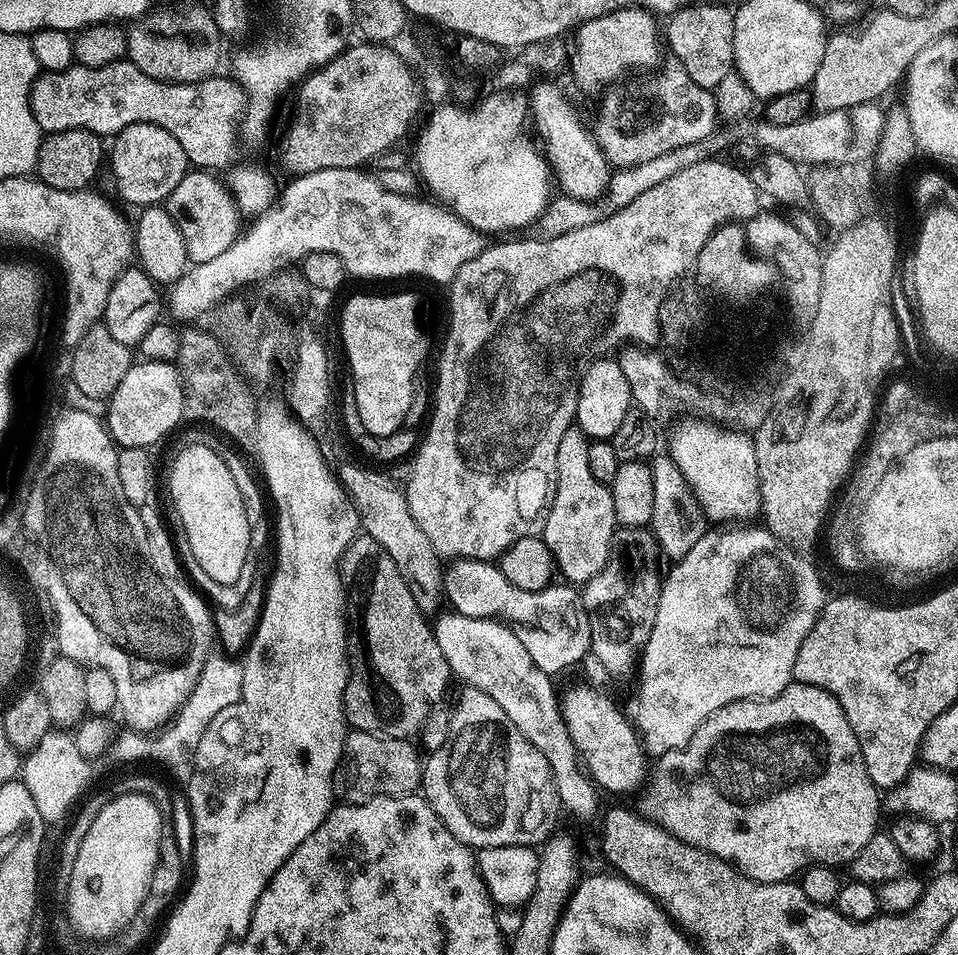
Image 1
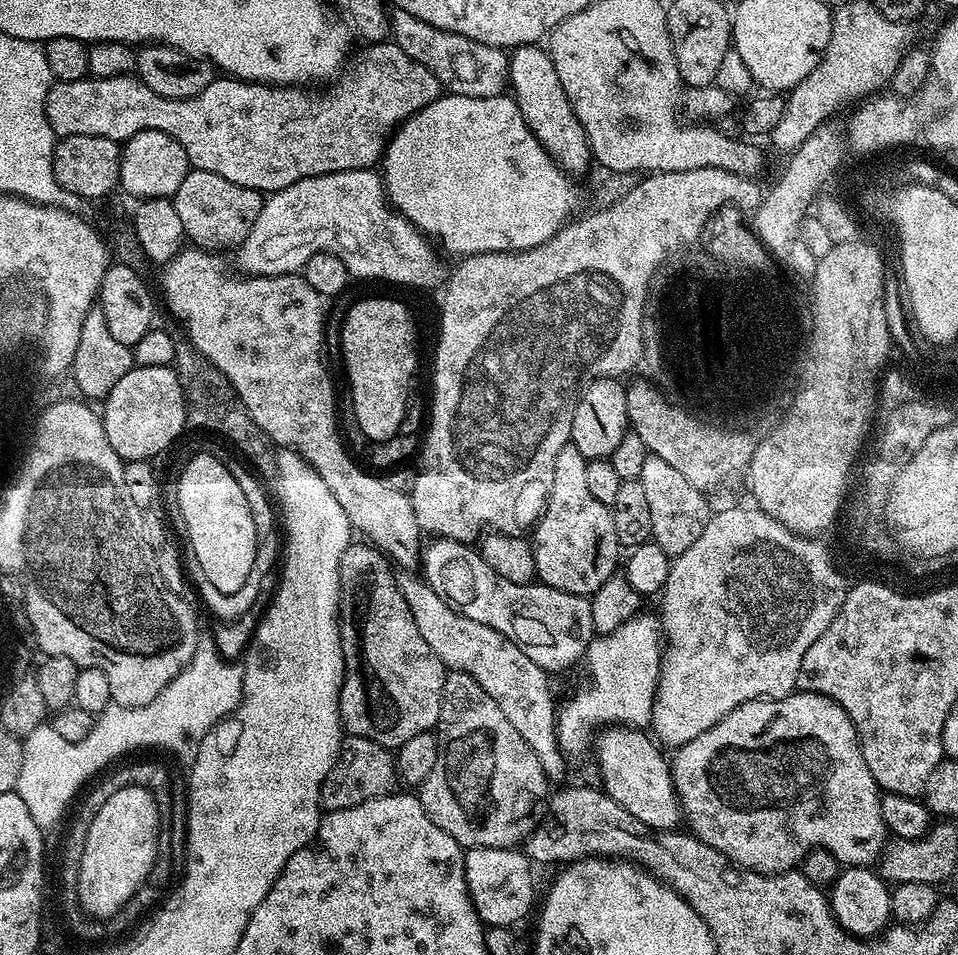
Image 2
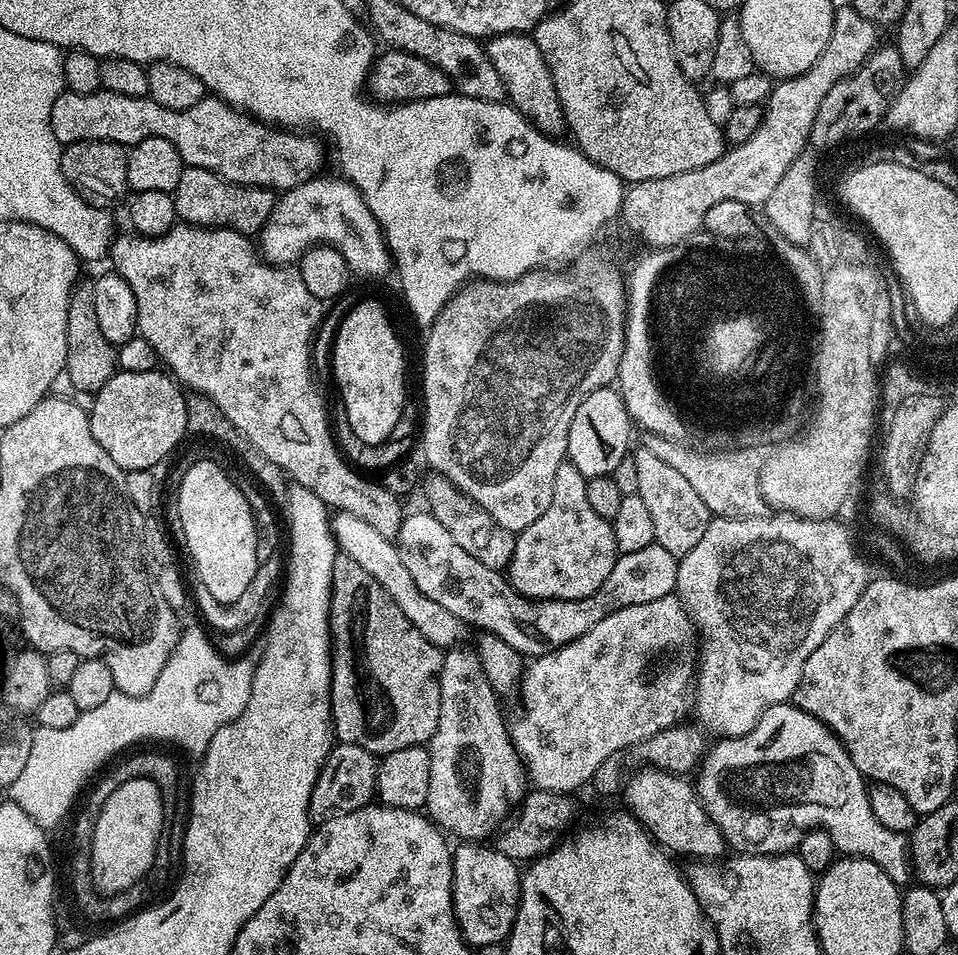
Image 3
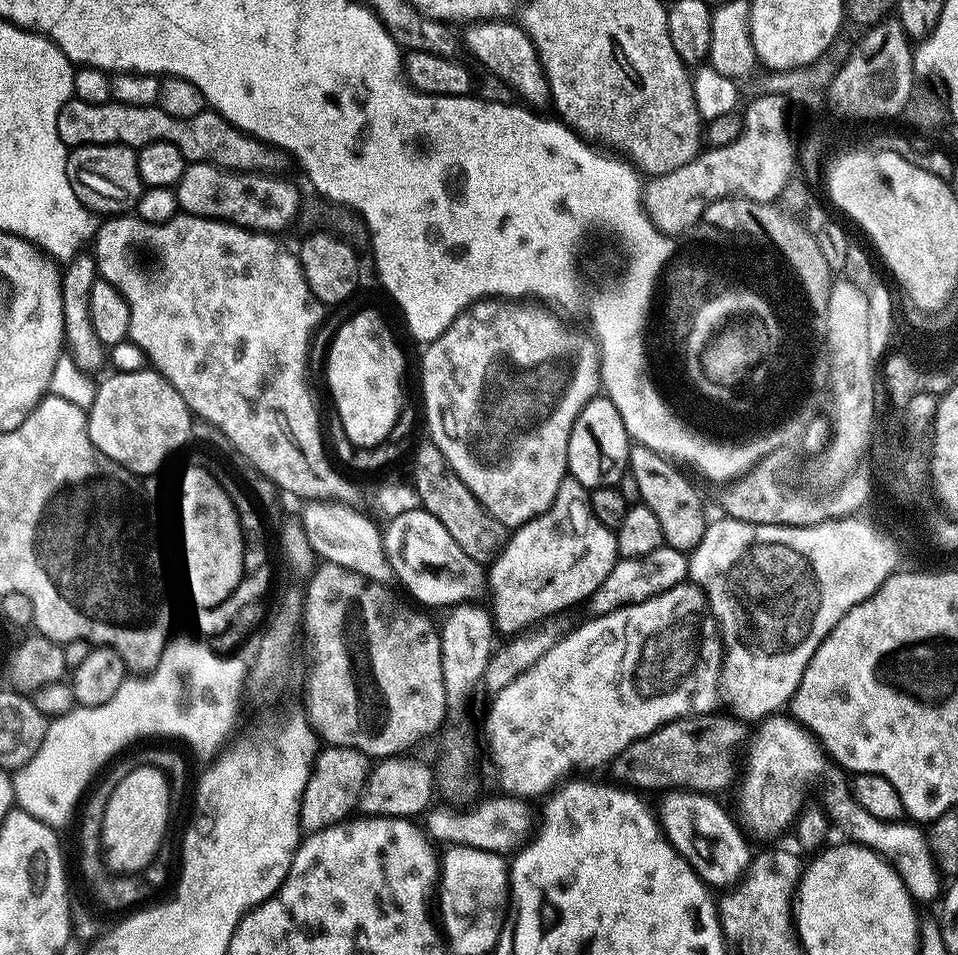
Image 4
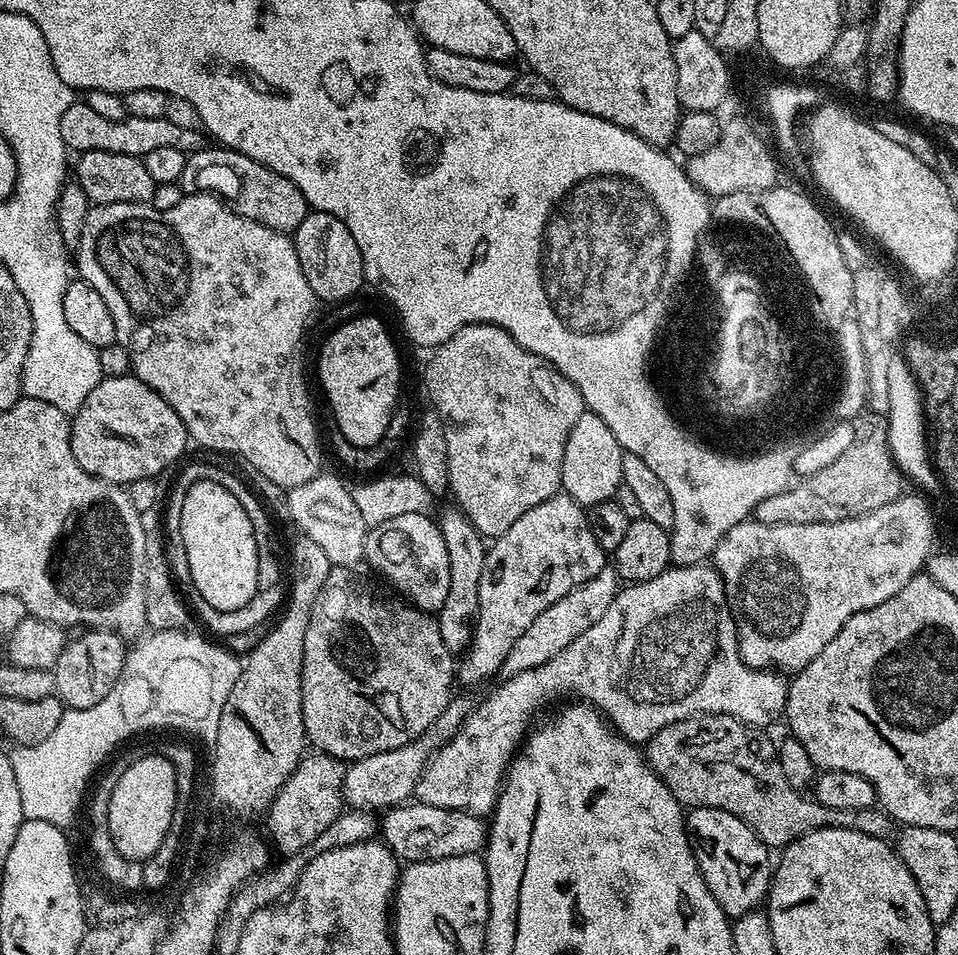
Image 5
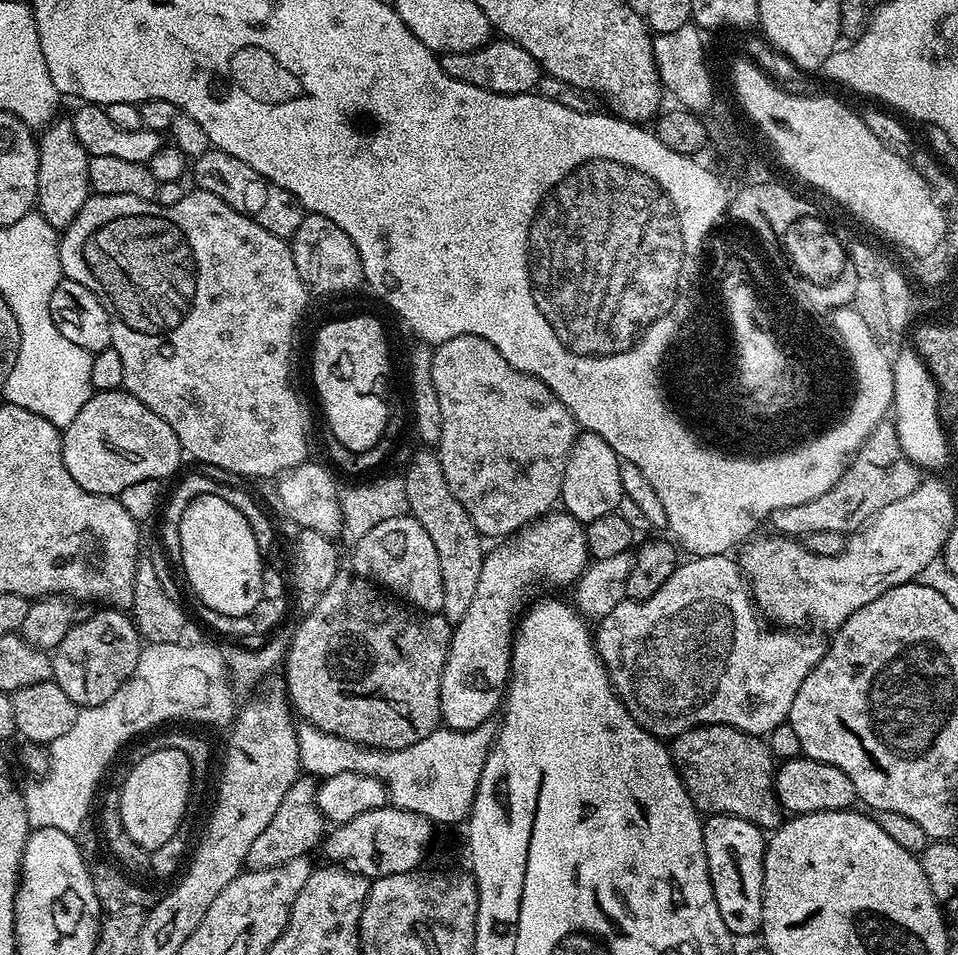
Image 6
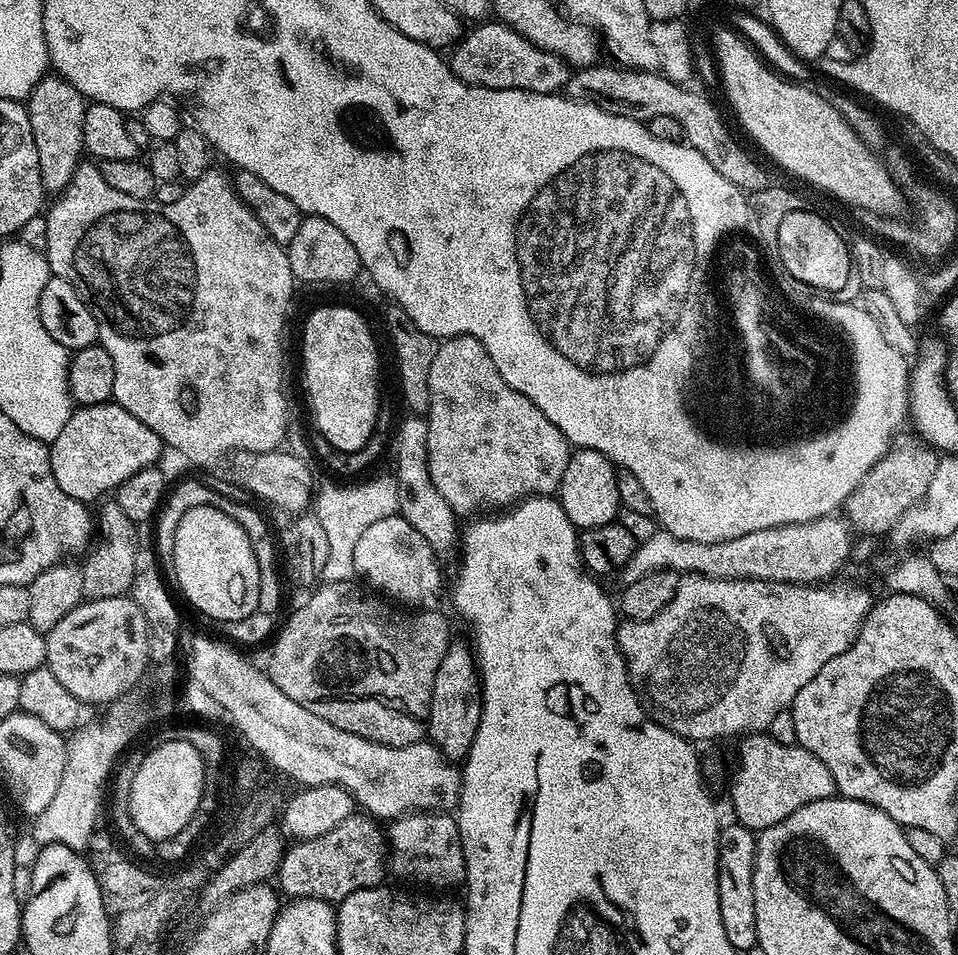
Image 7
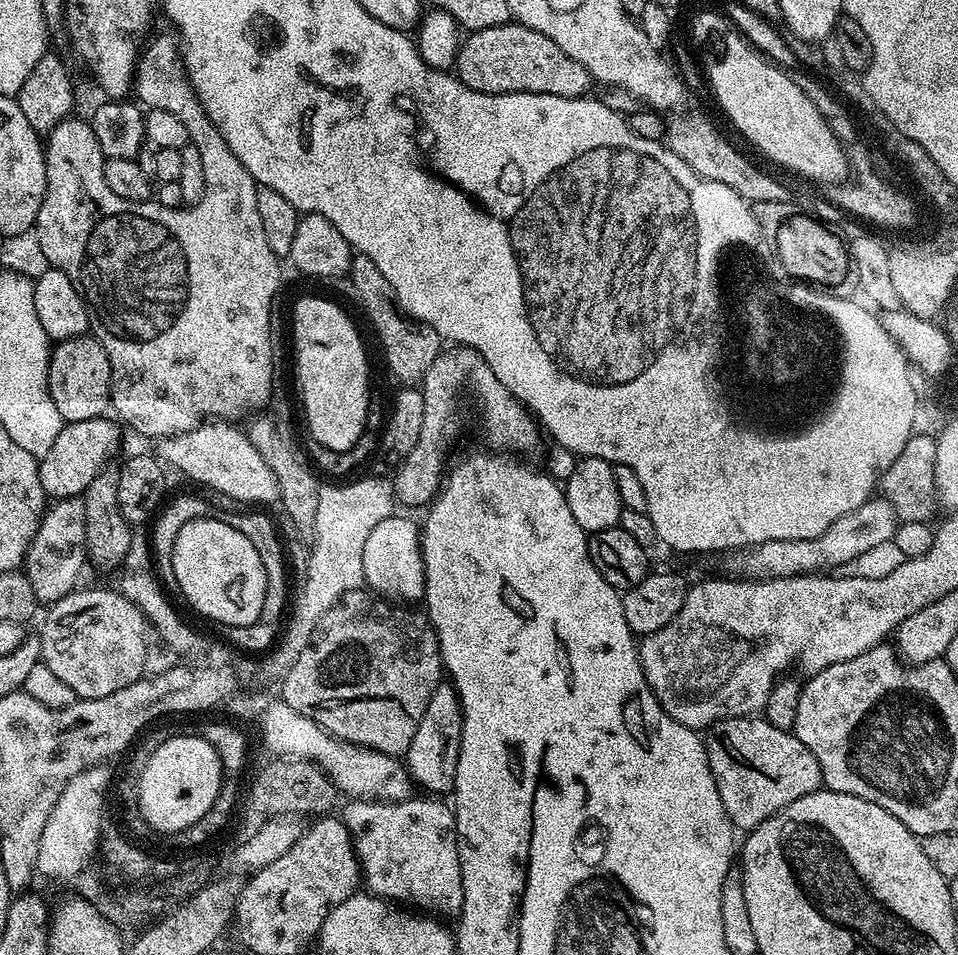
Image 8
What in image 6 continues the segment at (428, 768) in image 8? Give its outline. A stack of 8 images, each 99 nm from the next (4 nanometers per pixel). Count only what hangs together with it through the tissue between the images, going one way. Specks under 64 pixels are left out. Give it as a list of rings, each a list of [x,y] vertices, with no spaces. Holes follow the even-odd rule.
[[[553,510],[533,520],[497,544],[500,545],[484,557],[474,602],[470,602],[466,618],[453,627],[446,666],[442,670],[440,718],[443,727],[459,732],[489,723],[501,707],[510,678],[512,638],[522,612],[520,595],[531,584],[541,584],[544,588],[575,585],[590,563],[584,525],[563,510]]]

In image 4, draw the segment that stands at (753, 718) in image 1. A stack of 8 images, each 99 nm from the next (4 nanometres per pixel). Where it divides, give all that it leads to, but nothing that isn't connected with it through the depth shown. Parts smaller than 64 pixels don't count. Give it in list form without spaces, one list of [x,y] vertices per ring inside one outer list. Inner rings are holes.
[[[773,714],[759,721],[757,728],[760,729],[754,732],[746,752],[748,766],[739,819],[753,837],[756,835],[768,840],[787,828],[789,831],[806,803],[804,795],[808,787],[824,772],[826,753],[808,729],[801,728],[791,715]],[[847,787],[838,789],[836,796],[826,801],[826,811],[834,821],[835,827],[837,824],[848,835],[845,837],[849,841],[865,844],[868,848],[873,848],[883,860],[887,860],[889,866],[902,878],[913,900],[917,902],[934,900],[936,902],[941,899],[942,873],[936,863],[932,845],[928,843],[925,829],[919,823],[874,818],[874,814],[866,814],[866,810],[858,806],[858,802]]]

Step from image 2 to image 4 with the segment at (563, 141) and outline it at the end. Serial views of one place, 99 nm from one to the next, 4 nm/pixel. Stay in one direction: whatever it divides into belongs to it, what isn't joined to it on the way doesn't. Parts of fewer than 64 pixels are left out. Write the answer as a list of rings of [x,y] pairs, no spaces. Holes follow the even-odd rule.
[[[506,18],[482,19],[471,21],[465,28],[462,44],[468,47],[468,52],[480,64],[485,64],[496,78],[504,81],[512,88],[513,93],[528,106],[540,106],[552,95],[548,79],[544,73],[542,62],[538,58],[532,39],[524,33],[523,28],[515,21],[508,22]]]

